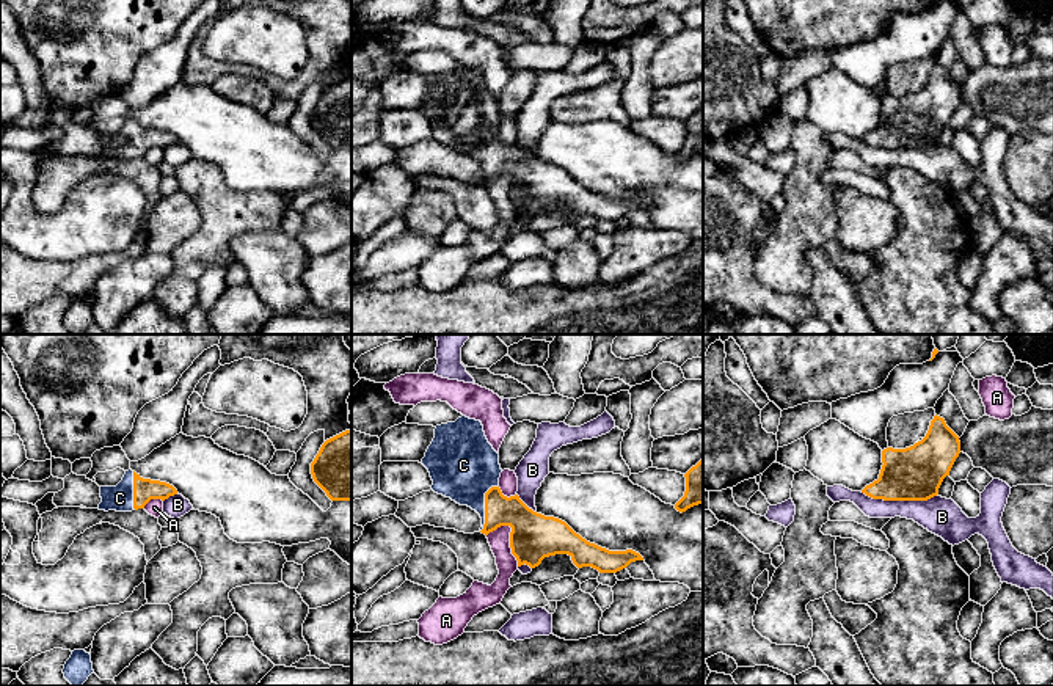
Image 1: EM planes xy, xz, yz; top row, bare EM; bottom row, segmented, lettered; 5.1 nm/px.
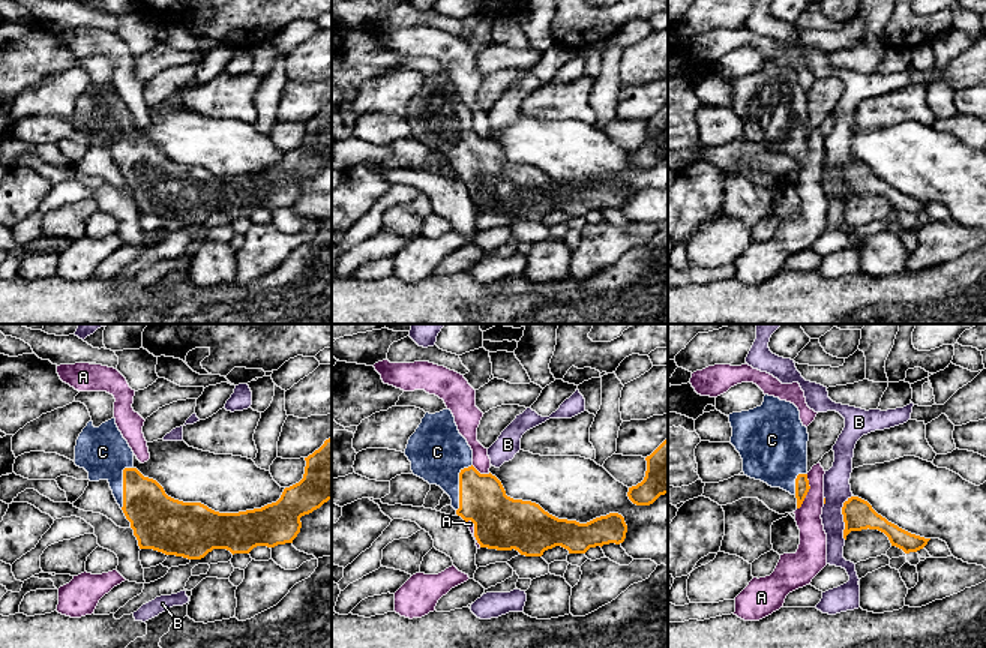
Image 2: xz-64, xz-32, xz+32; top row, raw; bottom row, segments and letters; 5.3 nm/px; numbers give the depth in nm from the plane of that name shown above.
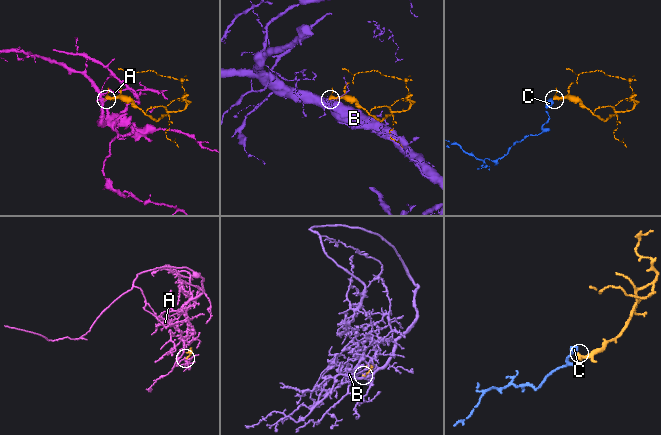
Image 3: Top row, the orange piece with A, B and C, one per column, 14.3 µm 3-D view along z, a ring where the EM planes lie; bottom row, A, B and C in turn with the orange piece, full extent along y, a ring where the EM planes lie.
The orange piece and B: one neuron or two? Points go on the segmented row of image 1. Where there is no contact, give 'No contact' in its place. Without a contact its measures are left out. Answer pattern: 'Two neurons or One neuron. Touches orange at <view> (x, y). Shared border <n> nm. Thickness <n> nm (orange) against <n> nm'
Two neurons. Touches orange at yz (899, 499). Shared border 400 nm. Thickness 280 nm (orange) against 190 nm

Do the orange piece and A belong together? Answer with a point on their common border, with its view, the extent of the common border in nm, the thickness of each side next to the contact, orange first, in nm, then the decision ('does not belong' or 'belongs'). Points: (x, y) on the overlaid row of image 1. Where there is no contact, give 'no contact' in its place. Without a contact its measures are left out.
xz (510, 537) | 240 nm | 240/110 nm | does not belong

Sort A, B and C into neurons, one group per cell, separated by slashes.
A / B / C

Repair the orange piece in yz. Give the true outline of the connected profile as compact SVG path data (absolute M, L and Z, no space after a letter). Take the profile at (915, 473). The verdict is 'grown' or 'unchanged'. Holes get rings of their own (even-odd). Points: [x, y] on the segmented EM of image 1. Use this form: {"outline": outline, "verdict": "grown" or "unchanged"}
{"outline": "M935 414L921 441L905 449L882 451L879 479L862 493L884 501L927 501L938 494L959 454L959 436Z", "verdict": "unchanged"}

